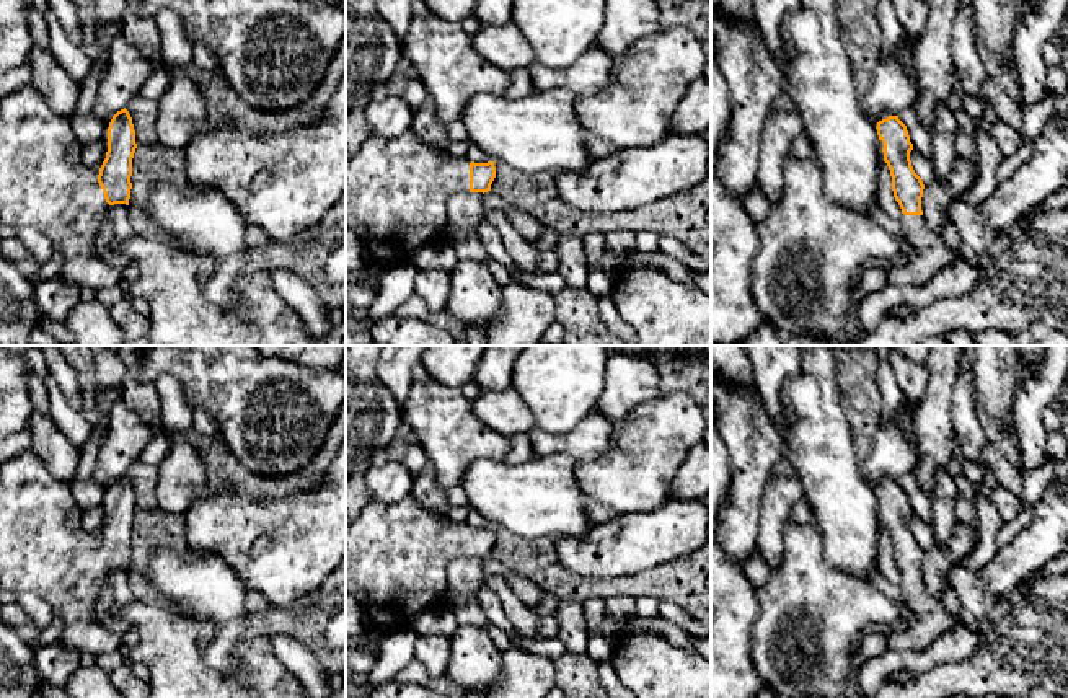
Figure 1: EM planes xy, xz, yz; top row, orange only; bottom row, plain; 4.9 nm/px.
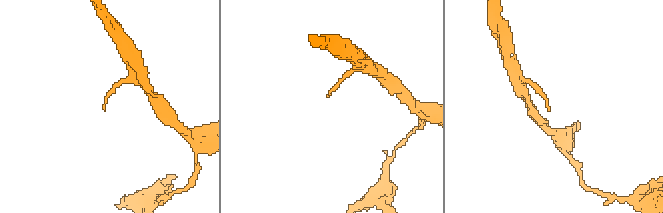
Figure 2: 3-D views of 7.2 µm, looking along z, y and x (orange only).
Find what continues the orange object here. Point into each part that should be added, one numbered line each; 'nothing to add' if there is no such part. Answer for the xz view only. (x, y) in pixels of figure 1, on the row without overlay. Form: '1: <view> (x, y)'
1: xz (397, 555)

